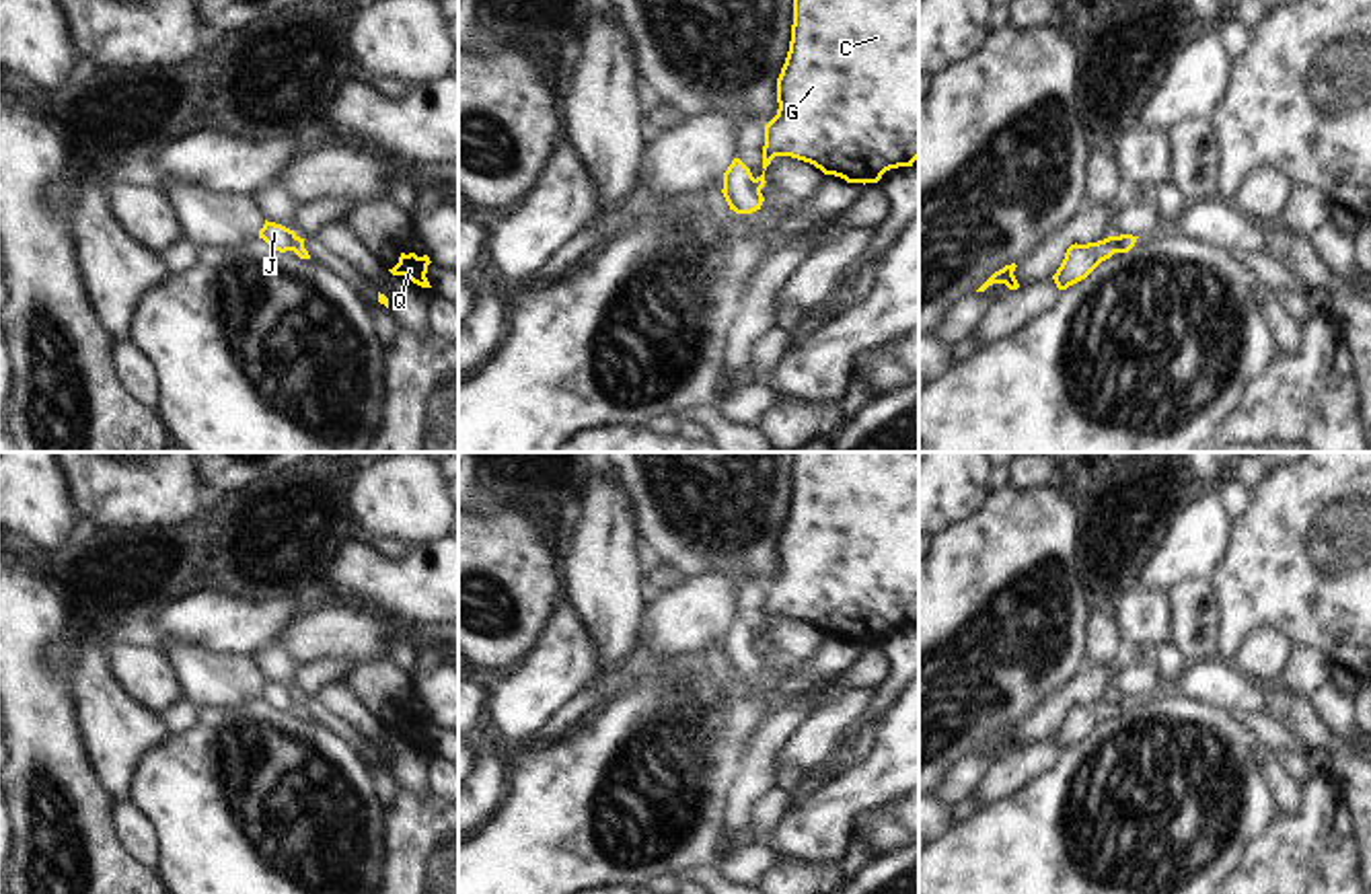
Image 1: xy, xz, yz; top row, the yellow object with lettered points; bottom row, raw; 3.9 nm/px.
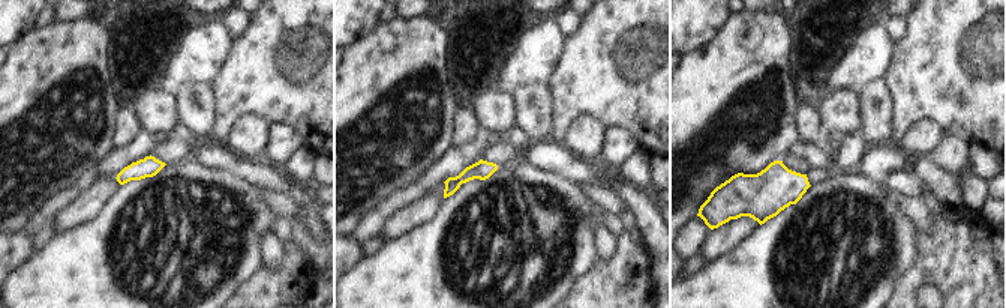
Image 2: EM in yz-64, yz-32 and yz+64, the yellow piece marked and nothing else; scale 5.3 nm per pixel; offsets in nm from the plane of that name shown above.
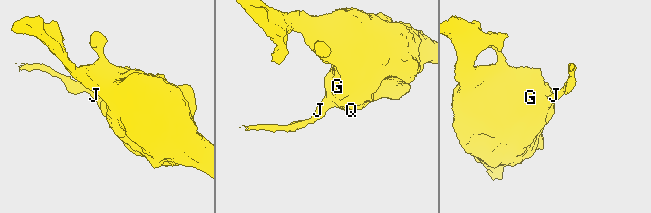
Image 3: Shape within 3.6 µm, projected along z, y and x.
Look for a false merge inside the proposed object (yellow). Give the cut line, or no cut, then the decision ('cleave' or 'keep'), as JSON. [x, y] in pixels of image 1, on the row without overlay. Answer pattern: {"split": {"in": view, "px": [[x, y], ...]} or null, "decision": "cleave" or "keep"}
{"split": {"in": "yz", "px": [[1110, 697], [1119, 712]]}, "decision": "cleave"}

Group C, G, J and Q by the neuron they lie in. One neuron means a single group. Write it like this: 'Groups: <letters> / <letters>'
Groups: C G Q / J

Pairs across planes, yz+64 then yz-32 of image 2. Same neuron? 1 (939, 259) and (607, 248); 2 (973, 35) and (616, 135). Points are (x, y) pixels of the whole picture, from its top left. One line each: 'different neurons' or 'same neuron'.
1: different neurons
2: different neurons

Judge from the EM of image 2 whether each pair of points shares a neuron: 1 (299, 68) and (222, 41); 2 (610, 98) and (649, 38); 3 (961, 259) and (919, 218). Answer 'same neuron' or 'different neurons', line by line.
1: different neurons
2: same neuron
3: different neurons

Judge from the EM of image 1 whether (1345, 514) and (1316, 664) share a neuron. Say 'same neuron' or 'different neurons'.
different neurons

